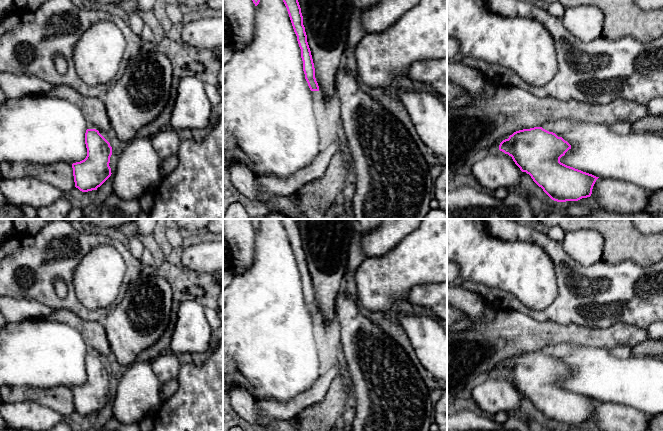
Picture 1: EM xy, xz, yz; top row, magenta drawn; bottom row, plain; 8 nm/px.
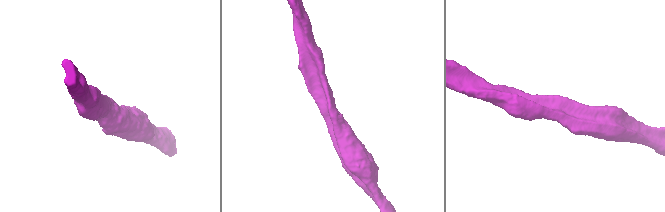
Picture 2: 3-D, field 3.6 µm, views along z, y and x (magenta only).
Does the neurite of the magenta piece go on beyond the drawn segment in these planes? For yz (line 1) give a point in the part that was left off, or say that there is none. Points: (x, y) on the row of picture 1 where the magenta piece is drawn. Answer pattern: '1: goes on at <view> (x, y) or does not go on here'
1: does not go on here

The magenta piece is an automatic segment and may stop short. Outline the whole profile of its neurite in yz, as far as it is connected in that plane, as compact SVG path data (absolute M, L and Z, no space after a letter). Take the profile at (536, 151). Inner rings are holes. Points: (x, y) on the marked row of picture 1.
M542 127L516 131L499 145L500 151L511 156L520 170L529 174L533 181L557 202L578 201L590 197L599 178L561 163L560 158L569 149L571 145L567 141Z

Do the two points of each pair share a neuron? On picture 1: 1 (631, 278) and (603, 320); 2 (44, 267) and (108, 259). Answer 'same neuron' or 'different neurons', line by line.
1: same neuron
2: different neurons

